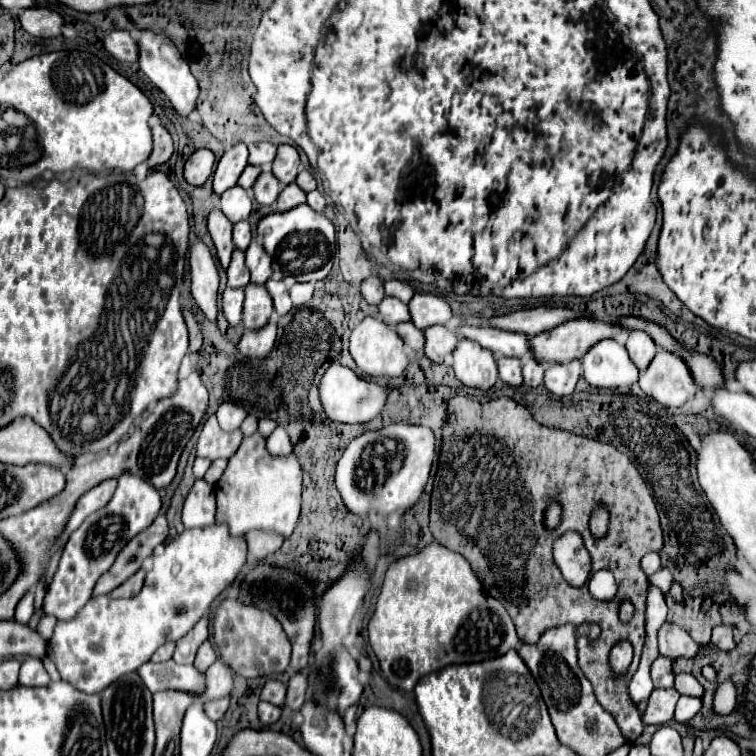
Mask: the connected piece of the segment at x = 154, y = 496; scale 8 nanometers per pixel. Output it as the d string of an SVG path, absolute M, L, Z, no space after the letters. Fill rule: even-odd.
M123 473L119 477L119 485L113 499L97 513L91 513L83 521L83 525L71 533L63 557L59 561L59 569L53 577L53 583L47 589L43 611L47 615L55 615L57 619L75 617L75 613L91 599L93 585L105 571L109 571L121 547L125 547L125 543L133 539L141 529L151 525L159 511L161 511L159 491L145 479L135 477L131 473Z

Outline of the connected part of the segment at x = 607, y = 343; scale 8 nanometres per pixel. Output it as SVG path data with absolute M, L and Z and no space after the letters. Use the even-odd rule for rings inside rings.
M603 339L593 345L581 359L583 379L591 387L629 387L639 371L627 355L627 349L615 339Z

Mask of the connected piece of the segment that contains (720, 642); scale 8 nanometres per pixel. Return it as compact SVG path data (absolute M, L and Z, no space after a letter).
M717 625L713 627L713 637L711 641L721 647L723 651L729 651L729 649L735 649L737 647L737 639L735 639L735 629L733 627L727 627L727 625Z

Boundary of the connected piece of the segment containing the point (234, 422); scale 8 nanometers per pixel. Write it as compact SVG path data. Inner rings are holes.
M223 401L217 409L219 425L225 431L237 429L243 423L245 417L247 417L247 409L237 409L237 403L233 403L233 401Z

